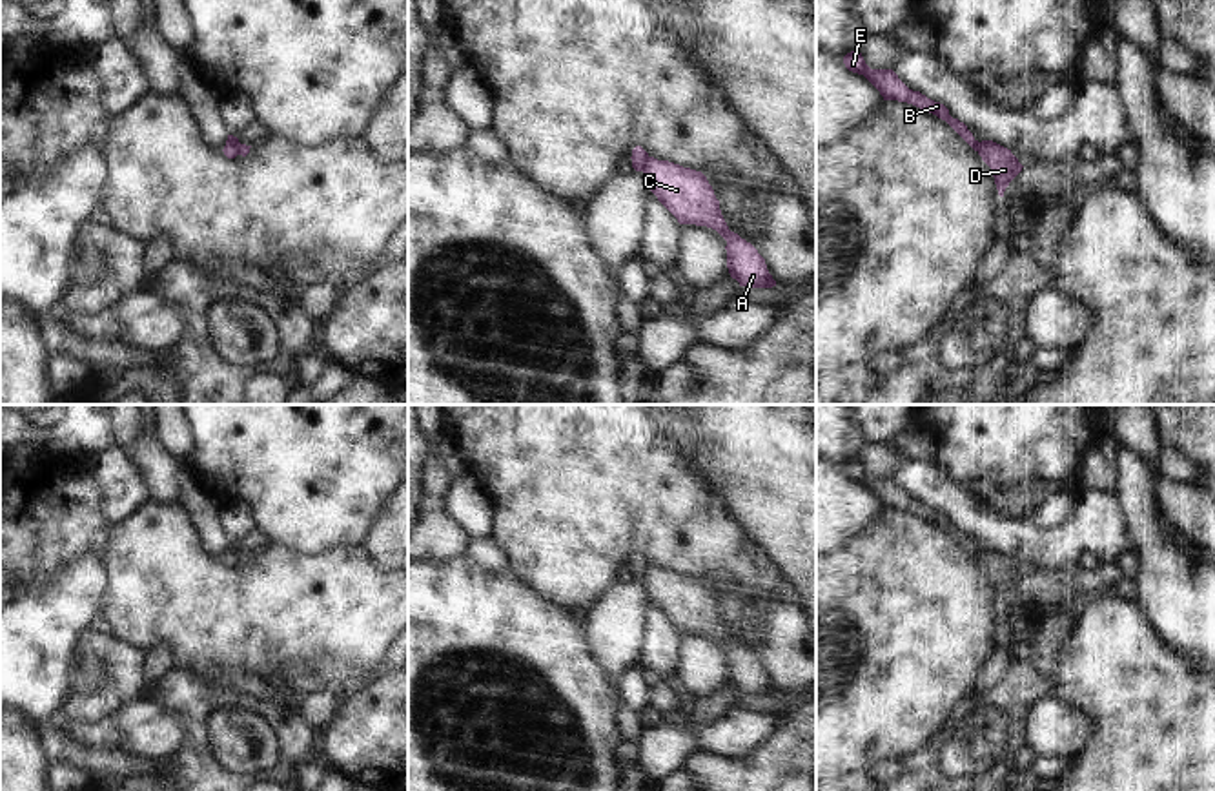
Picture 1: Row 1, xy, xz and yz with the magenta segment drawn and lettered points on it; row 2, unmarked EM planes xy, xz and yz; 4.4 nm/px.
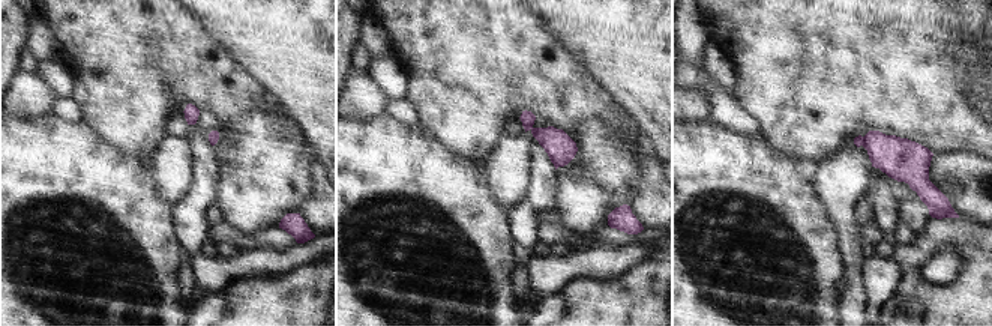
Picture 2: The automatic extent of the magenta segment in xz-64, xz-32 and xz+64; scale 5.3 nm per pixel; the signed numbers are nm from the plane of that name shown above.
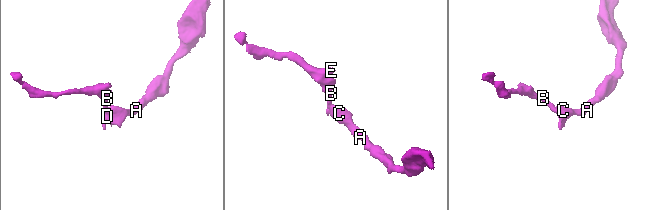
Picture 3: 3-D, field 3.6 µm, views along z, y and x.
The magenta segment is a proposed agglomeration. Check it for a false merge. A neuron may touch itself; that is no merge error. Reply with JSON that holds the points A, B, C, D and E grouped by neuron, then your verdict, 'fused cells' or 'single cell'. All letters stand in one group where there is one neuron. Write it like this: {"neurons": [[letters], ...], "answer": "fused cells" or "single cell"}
{"neurons": [["A", "C", "D"], ["B", "E"]], "answer": "fused cells"}

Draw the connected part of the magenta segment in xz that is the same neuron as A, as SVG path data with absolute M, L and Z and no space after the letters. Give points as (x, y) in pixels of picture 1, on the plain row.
M647 567L643 576L647 596L678 627L679 632L696 632L716 638L727 649L727 676L732 687L745 696L772 696L776 689L758 658L730 640L701 580L669 569Z

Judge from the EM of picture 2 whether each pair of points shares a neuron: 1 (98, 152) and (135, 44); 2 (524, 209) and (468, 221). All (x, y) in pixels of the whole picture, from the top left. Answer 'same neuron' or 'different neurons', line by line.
1: different neurons
2: different neurons

